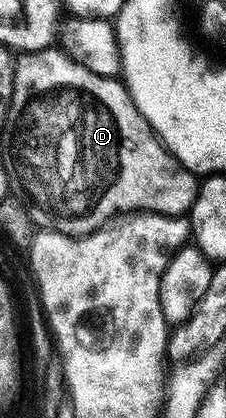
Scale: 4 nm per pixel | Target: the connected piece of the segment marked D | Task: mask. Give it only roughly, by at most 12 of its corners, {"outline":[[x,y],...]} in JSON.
{"outline":[[34,50],[23,156],[63,234],[192,211],[117,78]]}

